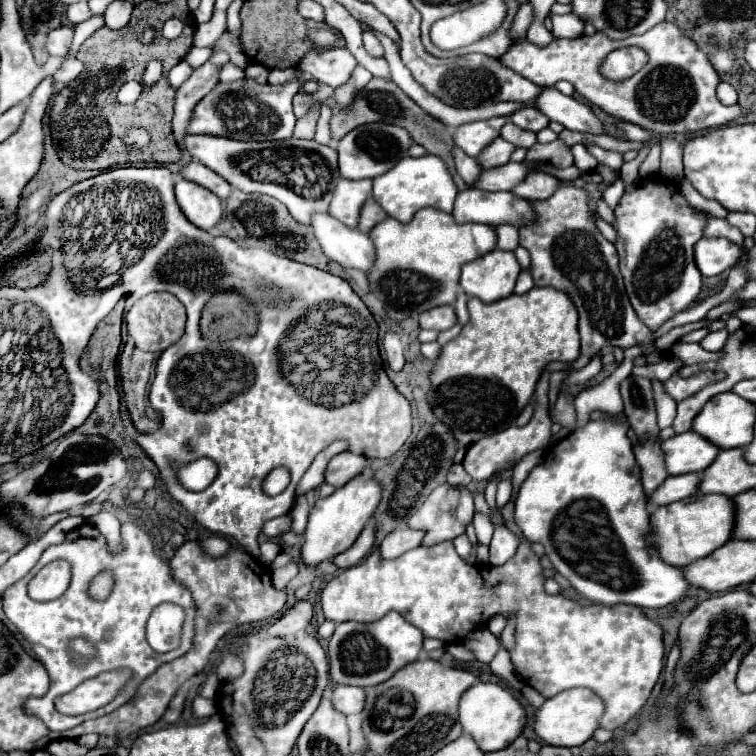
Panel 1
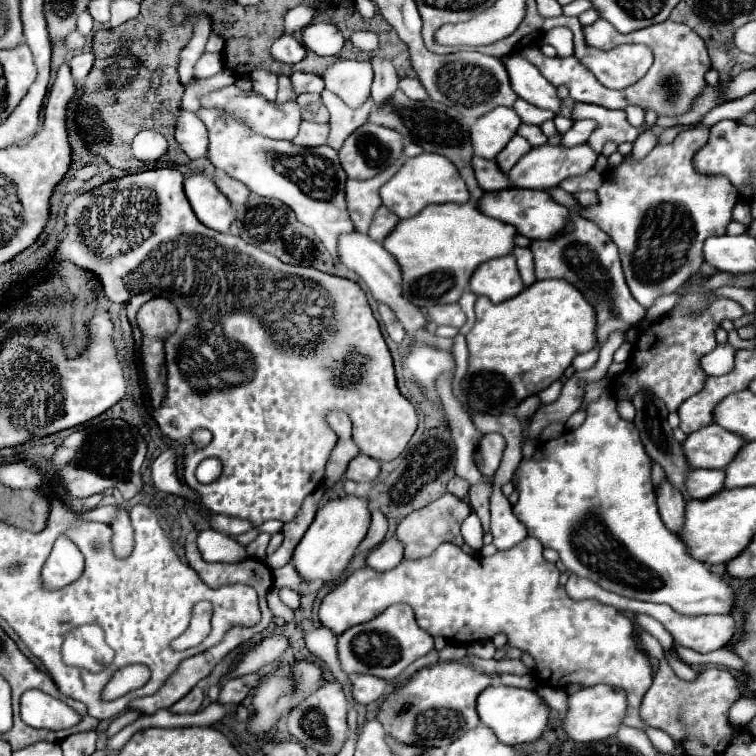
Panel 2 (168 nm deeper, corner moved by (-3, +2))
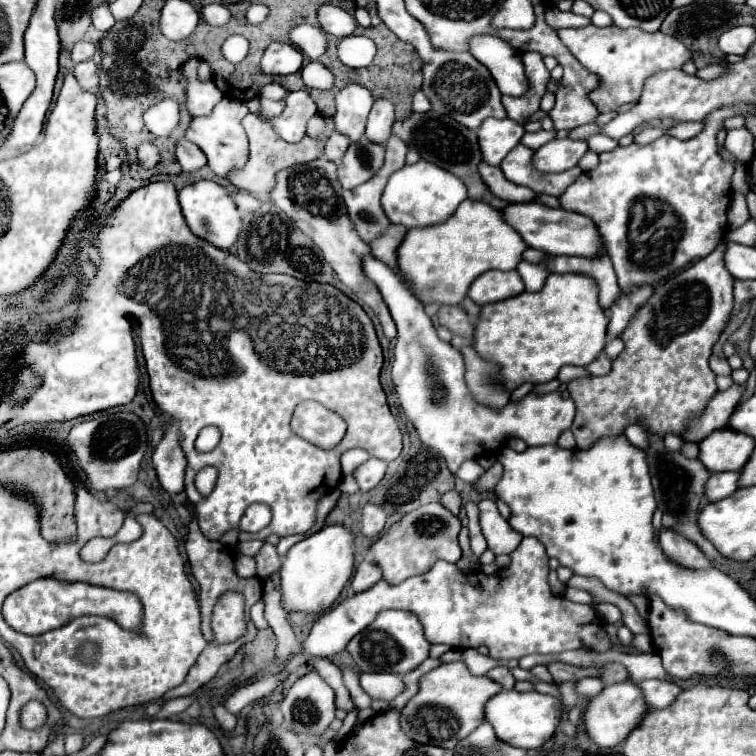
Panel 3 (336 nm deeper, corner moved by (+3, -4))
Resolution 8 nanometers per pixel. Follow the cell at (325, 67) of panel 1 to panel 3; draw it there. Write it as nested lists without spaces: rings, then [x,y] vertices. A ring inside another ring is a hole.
[[[351,83],[349,87],[343,87],[335,95],[335,103],[337,103],[337,113],[333,117],[335,131],[345,135],[351,143],[357,143],[365,133],[367,115],[373,105],[373,95],[369,95],[365,87]]]

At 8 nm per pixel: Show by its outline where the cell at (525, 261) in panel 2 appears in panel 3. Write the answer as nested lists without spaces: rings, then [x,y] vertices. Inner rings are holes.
[[[521,261],[517,271],[521,273],[523,281],[525,281],[525,289],[527,291],[539,291],[545,283],[545,279],[549,277],[549,267],[543,263],[543,265],[531,265],[527,261]]]

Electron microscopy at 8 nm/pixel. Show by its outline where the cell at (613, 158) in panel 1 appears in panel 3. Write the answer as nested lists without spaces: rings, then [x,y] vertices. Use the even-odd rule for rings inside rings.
[[[595,133],[595,135],[591,135],[591,137],[587,139],[587,143],[589,143],[589,149],[595,151],[595,153],[605,153],[605,151],[615,149],[615,147],[619,145],[617,139],[607,137],[605,133]]]

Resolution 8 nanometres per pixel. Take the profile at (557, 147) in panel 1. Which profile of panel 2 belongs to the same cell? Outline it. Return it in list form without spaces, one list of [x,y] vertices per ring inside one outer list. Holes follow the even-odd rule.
[[[583,119],[583,121],[575,121],[573,127],[561,137],[561,145],[563,147],[575,147],[575,145],[583,145],[587,141],[587,137],[591,135],[591,131],[595,129],[595,121]]]

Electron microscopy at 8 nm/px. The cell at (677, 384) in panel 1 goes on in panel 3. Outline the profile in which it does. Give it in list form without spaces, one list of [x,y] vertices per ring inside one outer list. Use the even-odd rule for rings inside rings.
[[[721,239],[707,257],[695,261],[691,267],[679,271],[655,287],[653,295],[637,309],[629,325],[619,335],[619,339],[625,343],[625,349],[615,359],[609,375],[581,377],[567,383],[571,399],[577,403],[577,415],[571,431],[575,433],[579,449],[589,449],[603,437],[623,435],[627,425],[641,423],[641,419],[645,427],[659,437],[665,437],[667,433],[681,437],[689,423],[705,411],[709,399],[717,393],[715,373],[709,369],[711,347],[717,343],[733,307],[733,279],[723,261],[725,247],[727,239]]]

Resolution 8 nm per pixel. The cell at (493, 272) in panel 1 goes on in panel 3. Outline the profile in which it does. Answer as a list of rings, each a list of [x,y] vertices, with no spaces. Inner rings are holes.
[[[487,271],[473,281],[469,297],[483,307],[487,303],[519,295],[523,291],[525,291],[523,279],[517,271]]]

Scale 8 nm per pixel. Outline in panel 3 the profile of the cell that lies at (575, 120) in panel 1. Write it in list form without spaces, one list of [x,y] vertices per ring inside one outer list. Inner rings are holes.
[[[475,35],[469,39],[469,53],[489,69],[503,95],[519,97],[529,89],[521,53],[503,39],[495,35]]]

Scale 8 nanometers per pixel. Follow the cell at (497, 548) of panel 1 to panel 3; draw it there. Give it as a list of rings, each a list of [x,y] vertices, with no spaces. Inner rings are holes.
[[[493,499],[479,501],[479,523],[483,529],[483,535],[487,539],[489,549],[495,555],[513,553],[517,545],[521,543],[523,535],[517,533],[497,511],[497,505]]]

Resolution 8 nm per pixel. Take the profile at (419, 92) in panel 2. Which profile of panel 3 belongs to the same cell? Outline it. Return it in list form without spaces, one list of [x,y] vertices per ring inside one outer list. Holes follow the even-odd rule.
[[[417,91],[417,95],[413,95],[413,111],[415,113],[427,113],[429,109],[431,109],[431,103],[423,95],[423,91]]]

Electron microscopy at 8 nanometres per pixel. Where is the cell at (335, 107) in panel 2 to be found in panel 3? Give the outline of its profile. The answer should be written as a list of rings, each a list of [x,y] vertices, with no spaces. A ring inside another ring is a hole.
[[[331,133],[329,141],[325,143],[325,157],[333,163],[339,163],[339,159],[345,155],[347,147],[349,147],[349,139],[345,139],[345,135]]]

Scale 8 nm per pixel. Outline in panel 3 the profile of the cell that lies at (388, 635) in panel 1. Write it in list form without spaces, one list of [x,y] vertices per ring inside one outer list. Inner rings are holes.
[[[381,611],[377,619],[365,627],[357,637],[351,639],[347,651],[363,671],[387,671],[387,673],[409,673],[417,669],[429,657],[431,643],[423,635],[423,625],[415,613],[409,611]]]

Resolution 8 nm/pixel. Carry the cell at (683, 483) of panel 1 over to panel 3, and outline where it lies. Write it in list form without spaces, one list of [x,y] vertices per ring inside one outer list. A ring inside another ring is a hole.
[[[725,471],[725,473],[711,473],[709,483],[705,487],[705,495],[709,501],[721,501],[729,495],[733,495],[739,489],[739,471]]]

